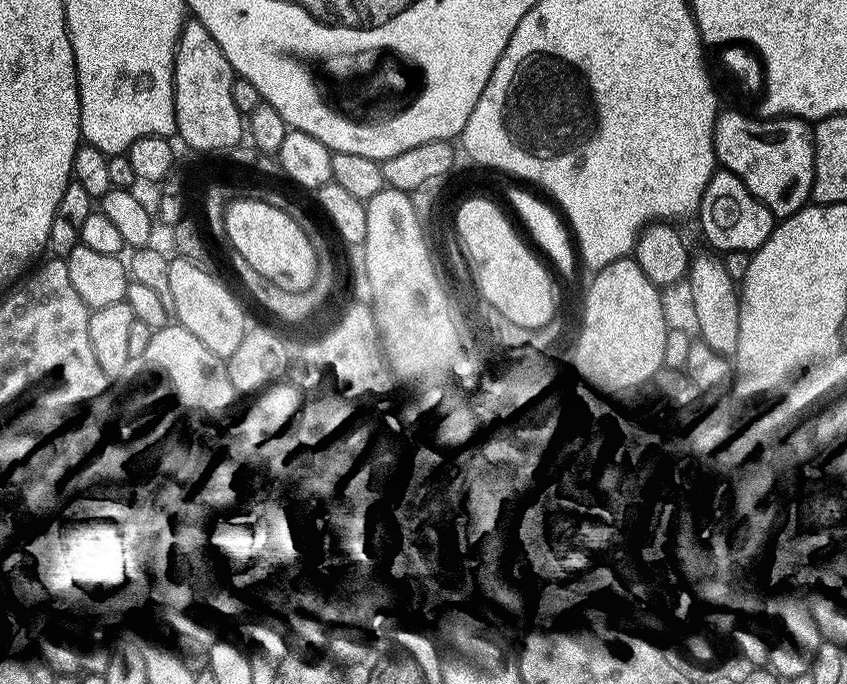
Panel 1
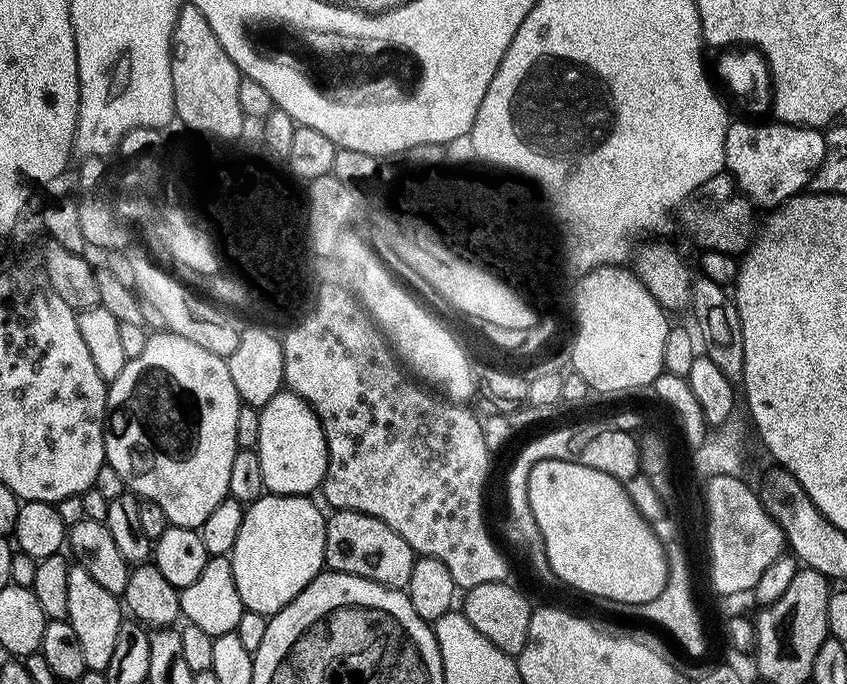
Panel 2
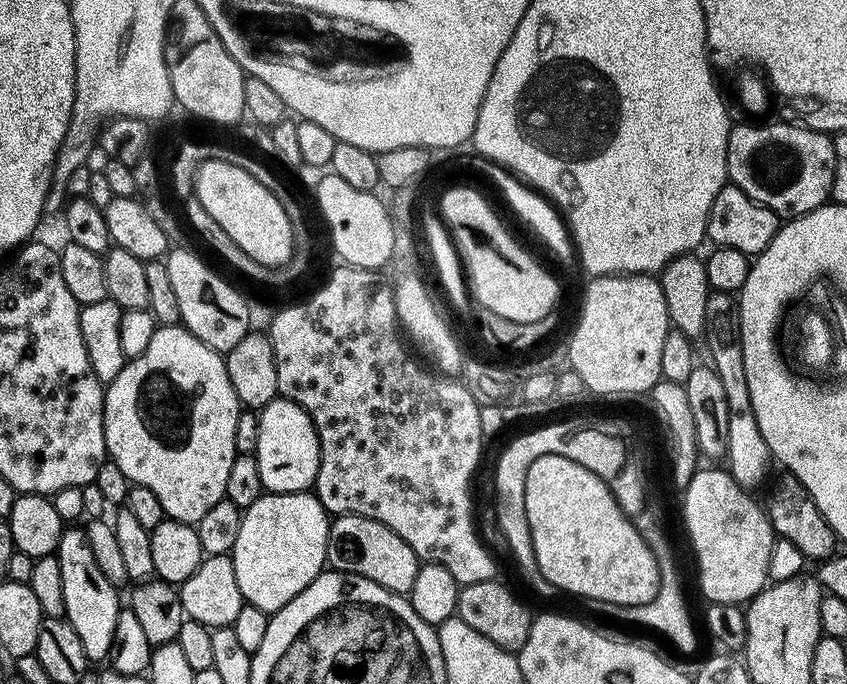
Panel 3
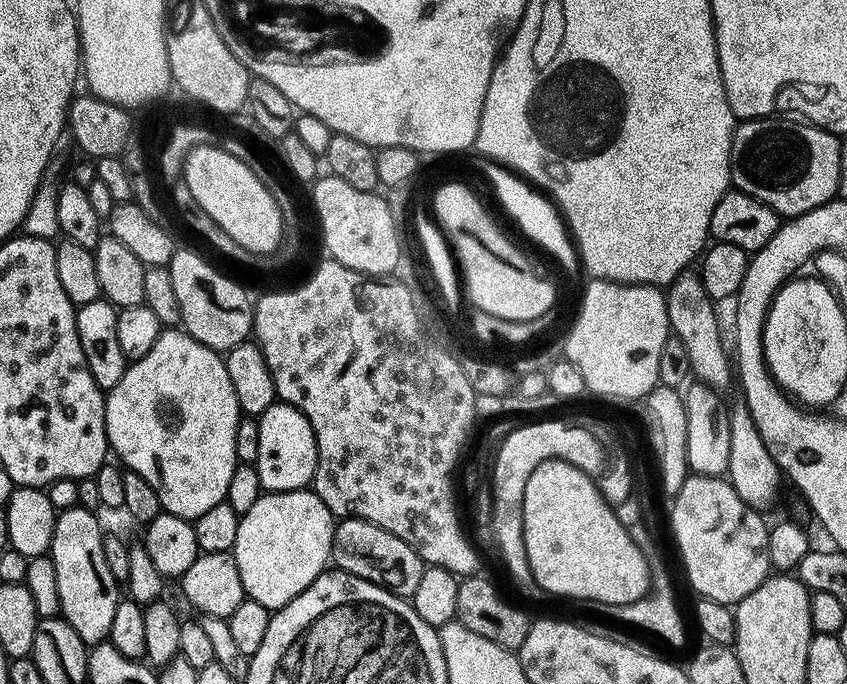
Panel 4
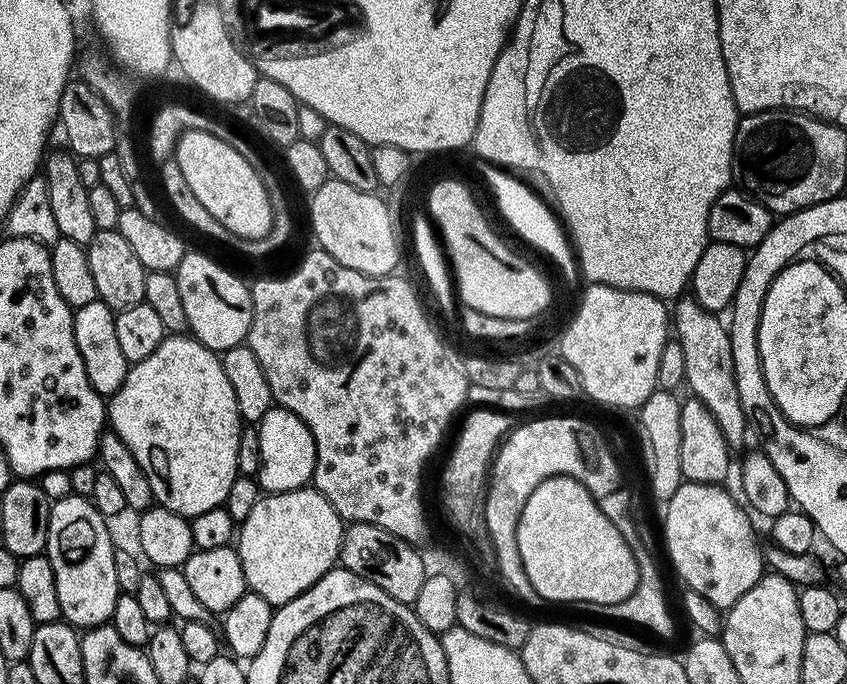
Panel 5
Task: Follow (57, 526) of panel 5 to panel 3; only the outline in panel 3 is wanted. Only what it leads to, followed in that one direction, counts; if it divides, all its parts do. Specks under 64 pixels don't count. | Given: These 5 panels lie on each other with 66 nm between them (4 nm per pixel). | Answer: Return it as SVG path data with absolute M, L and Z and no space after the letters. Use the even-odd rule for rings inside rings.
M65 527L54 555L62 570L63 618L78 634L78 639L82 642L82 649L85 650L85 658L88 662L94 662L94 660L107 661L112 655L115 626L122 609L119 596L121 593L98 568L97 559L94 558L94 553L90 548L90 542L87 541L87 534L83 527Z

